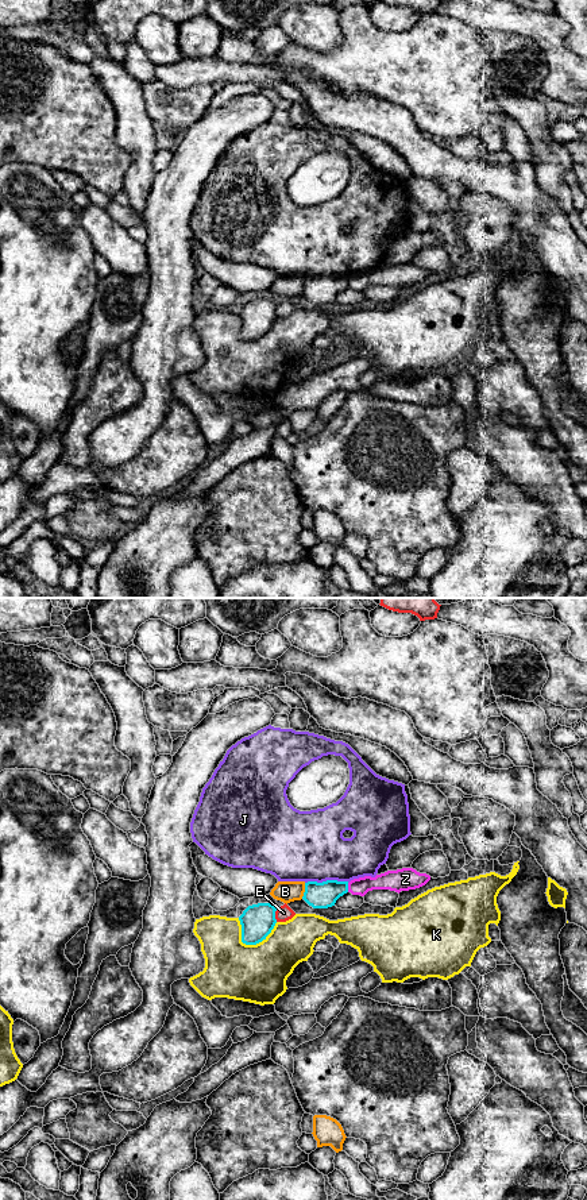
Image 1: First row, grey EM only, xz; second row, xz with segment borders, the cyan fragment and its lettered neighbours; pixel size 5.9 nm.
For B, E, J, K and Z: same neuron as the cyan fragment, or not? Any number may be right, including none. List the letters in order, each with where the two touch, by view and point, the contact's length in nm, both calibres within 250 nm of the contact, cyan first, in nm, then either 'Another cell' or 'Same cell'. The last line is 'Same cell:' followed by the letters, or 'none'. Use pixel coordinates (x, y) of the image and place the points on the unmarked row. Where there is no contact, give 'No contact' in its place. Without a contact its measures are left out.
B: Touches cyan at xz (305, 286). Shared border 100 nm. Thickness 160 nm (cyan) against 130 nm. Another cell
E: Touches cyan at xz (274, 311). Shared border 80 nm. Thickness 200 nm (cyan) against 90 nm. Another cell
J: Touches cyan at xz (327, 276). Shared border 260 nm. Thickness 160 nm (cyan) against 420 nm. Another cell
K: Touches cyan at xz (259, 336). Shared border 260 nm. Thickness 200 nm (cyan) against 340 nm. Another cell
Z: Touches cyan at xz (347, 282). Shared border 60 nm. Thickness 160 nm (cyan) against 110 nm. Another cell
Same cell: none

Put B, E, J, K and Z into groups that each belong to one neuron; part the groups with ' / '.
B / E / J / K / Z

